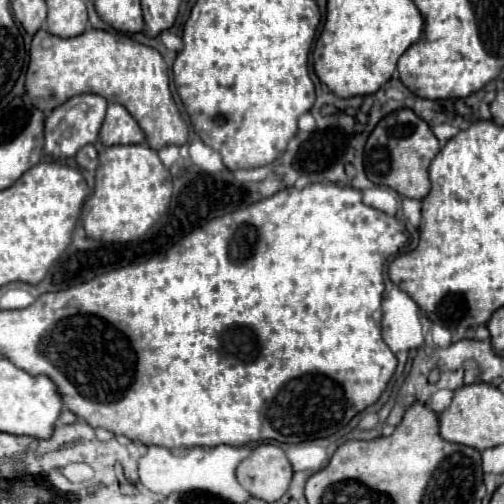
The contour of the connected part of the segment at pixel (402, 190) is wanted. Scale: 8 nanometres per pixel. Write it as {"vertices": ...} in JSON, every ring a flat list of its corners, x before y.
{"vertices":[[396,110,378,122,378,126,372,130,366,142,364,152,366,176,370,182,378,186,388,186,406,198,422,200,430,192,428,166,438,152,440,146,430,126,422,118,418,118,412,110]]}

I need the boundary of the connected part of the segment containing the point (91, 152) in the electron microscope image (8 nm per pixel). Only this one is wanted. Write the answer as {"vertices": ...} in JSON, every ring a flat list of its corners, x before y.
{"vertices":[[86,144,78,154,76,154,76,162,78,166,94,172,98,166,98,156,96,156,96,148,92,144]]}

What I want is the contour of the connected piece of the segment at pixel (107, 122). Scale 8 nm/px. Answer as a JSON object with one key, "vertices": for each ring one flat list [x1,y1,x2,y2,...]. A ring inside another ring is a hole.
{"vertices":[[110,104,98,138,104,146,142,144,144,132,122,104]]}

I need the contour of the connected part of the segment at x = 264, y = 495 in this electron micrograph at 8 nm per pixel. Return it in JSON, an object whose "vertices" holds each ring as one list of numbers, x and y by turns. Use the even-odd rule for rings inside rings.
{"vertices":[[260,444,244,458,236,470,238,482,254,498,276,502,288,490,292,480,292,466,276,444]]}

